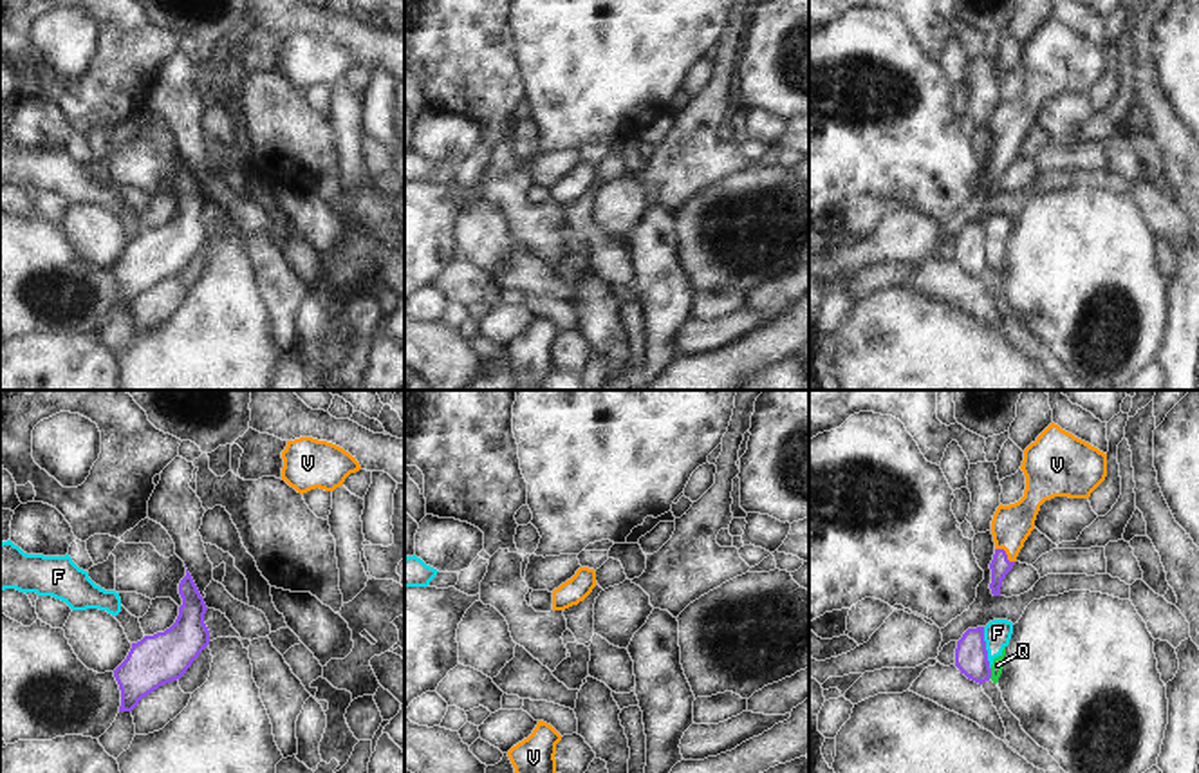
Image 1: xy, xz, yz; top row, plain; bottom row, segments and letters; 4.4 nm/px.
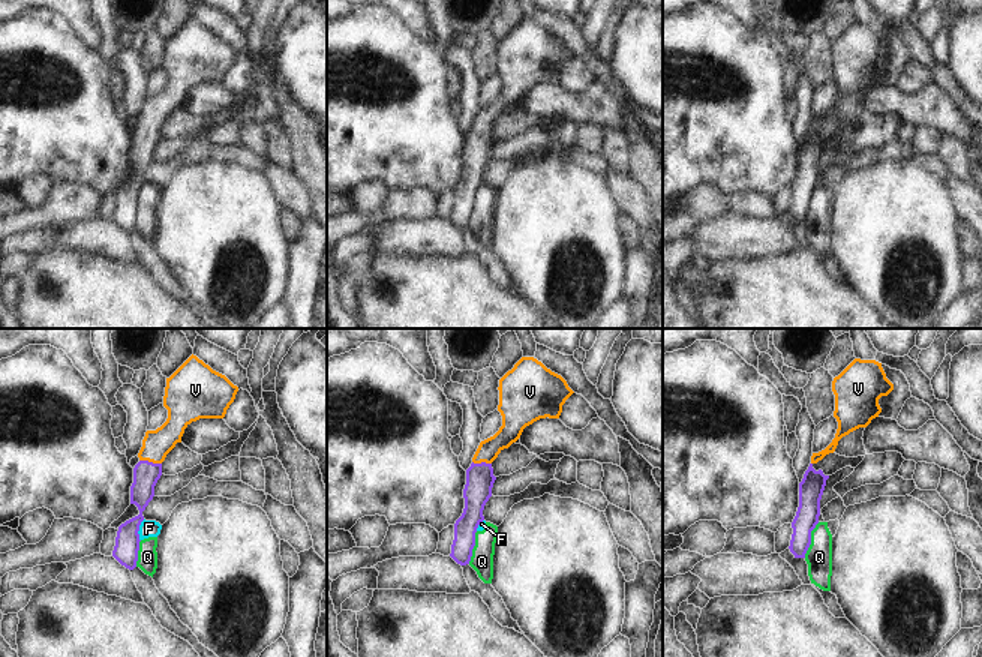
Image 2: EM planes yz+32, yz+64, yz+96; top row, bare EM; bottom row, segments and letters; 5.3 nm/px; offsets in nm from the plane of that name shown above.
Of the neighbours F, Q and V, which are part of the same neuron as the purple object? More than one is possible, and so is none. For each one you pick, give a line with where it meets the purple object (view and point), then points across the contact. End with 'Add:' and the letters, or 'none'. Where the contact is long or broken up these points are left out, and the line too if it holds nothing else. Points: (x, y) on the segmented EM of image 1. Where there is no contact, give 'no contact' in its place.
V: contact yz (1004, 553); way yz (1001, 566), (1004, 553), (1012, 524)
Add: V

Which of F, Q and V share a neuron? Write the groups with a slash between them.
F Q / V

